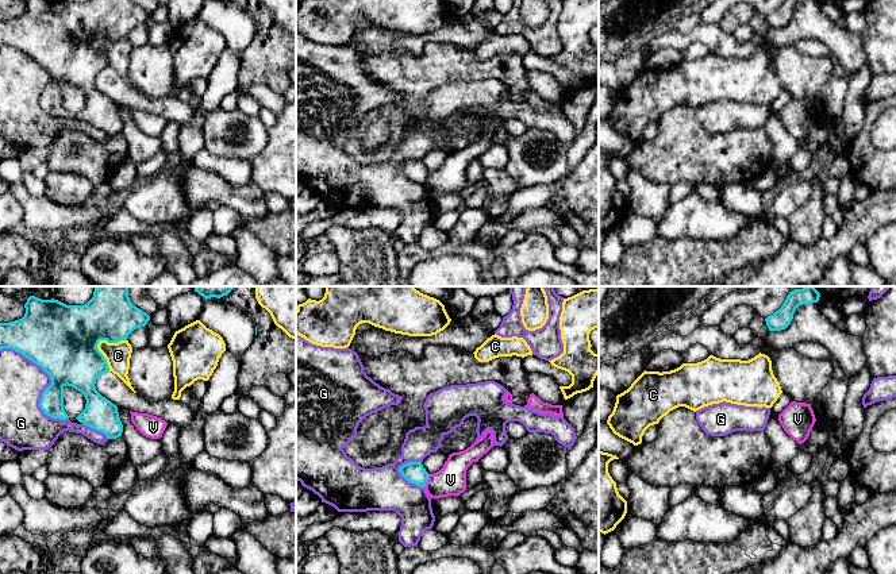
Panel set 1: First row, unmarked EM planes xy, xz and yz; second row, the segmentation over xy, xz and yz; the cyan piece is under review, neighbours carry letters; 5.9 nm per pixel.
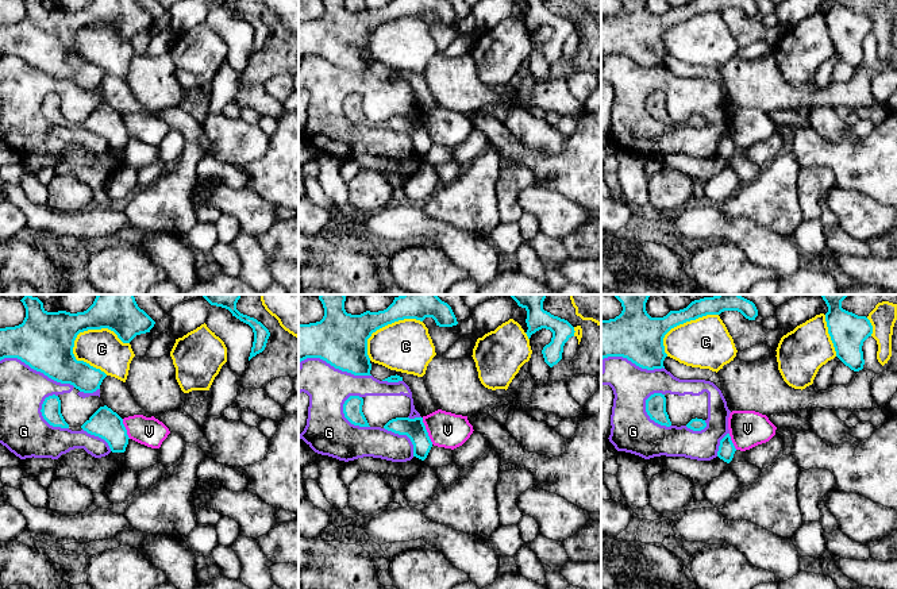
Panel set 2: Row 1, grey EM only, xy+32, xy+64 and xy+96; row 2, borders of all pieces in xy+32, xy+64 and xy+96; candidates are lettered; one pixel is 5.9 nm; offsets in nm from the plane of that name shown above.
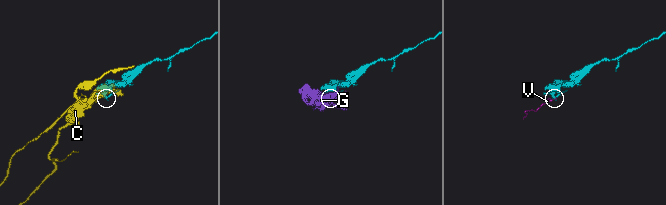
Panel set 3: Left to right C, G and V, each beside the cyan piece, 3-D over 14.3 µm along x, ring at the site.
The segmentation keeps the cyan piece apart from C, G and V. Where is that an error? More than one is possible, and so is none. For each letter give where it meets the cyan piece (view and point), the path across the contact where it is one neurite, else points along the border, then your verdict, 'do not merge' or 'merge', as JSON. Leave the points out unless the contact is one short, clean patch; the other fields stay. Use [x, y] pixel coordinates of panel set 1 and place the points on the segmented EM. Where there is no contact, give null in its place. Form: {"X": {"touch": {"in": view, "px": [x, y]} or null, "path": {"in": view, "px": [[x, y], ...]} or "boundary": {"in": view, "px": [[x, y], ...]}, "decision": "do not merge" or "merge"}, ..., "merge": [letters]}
{"C": {"touch": {"in": "xy", "px": [97, 343]}, "decision": "do not merge"}, "G": {"touch": {"in": "xy", "px": [52, 382]}, "decision": "do not merge"}, "V": {"touch": {"in": "xz", "px": [426, 481]}, "boundary": {"in": "xz", "px": [[430, 474], [423, 486]]}, "decision": "do not merge"}, "merge": []}

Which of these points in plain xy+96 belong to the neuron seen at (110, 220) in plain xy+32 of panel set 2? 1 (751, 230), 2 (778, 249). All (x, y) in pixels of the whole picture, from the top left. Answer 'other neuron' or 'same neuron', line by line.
1: same neuron
2: same neuron

